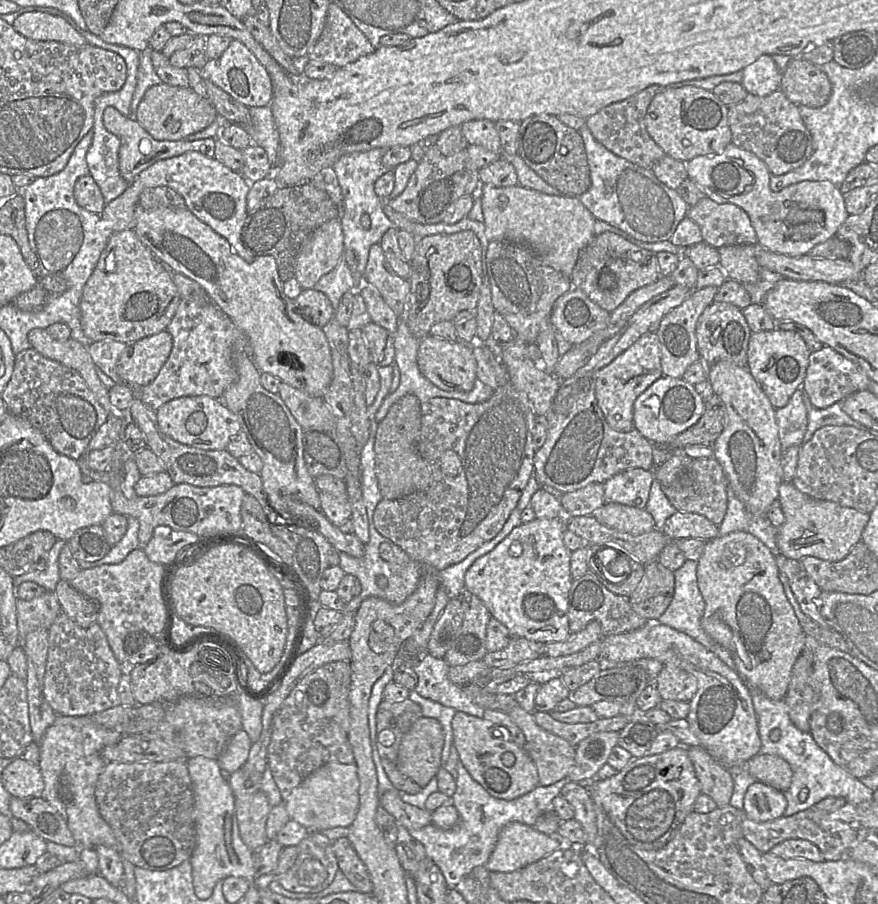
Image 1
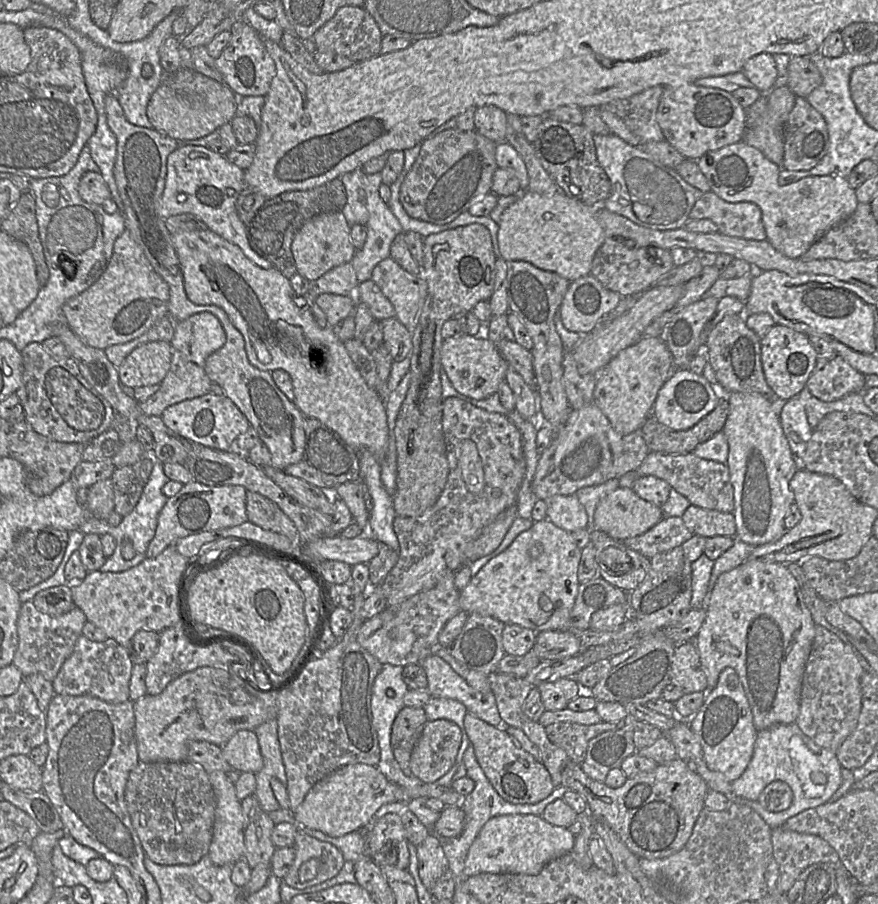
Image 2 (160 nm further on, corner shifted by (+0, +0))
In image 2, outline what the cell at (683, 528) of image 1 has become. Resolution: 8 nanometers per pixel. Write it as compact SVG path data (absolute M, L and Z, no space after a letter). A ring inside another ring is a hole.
M690 504L681 518L693 535L709 538L716 535L735 536L736 534L733 512L709 510Z

